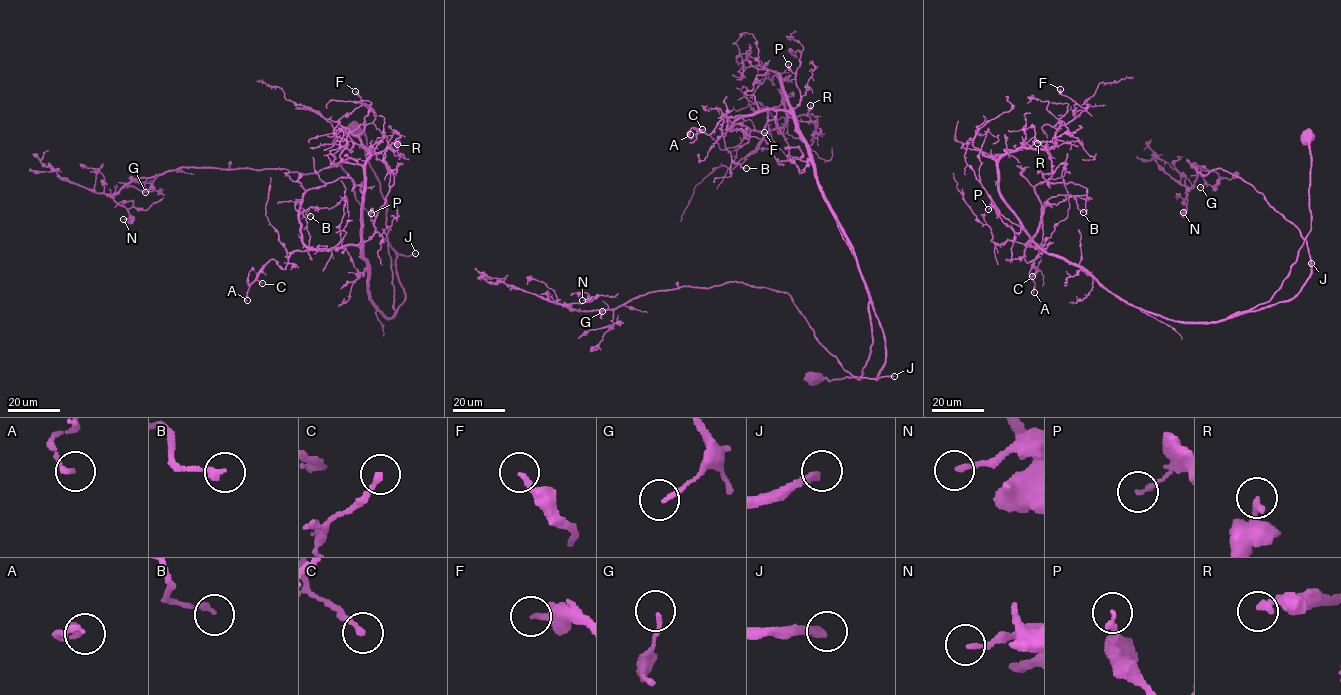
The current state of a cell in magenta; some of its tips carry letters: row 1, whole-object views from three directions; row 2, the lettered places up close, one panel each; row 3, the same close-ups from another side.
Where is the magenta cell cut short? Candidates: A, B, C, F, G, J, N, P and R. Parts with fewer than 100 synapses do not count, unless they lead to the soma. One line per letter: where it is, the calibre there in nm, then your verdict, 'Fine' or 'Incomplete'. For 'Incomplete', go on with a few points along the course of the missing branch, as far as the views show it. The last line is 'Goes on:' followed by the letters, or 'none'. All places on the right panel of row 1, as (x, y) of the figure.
A: Place: (1034, 292). Thickness 160 nm. Fine
B: Place: (1083, 212). Thickness 220 nm. Fine
C: Place: (1032, 276). Thickness 200 nm. Fine
F: Place: (1060, 89). Thickness 240 nm. Fine
G: Place: (1200, 187). Thickness 130 nm. Fine
J: Place: (1311, 263). Thickness 280 nm. Incomplete. Course of what is missing: (1311, 263), (1299, 210), (1272, 193), (1295, 186), (1268, 189), (1263, 165), (1242, 137)
N: Place: (1183, 212). Thickness 180 nm. Fine
P: Place: (988, 209). Thickness 180 nm. Fine
R: Place: (1037, 143). Thickness 280 nm. Fine
Goes on: J

